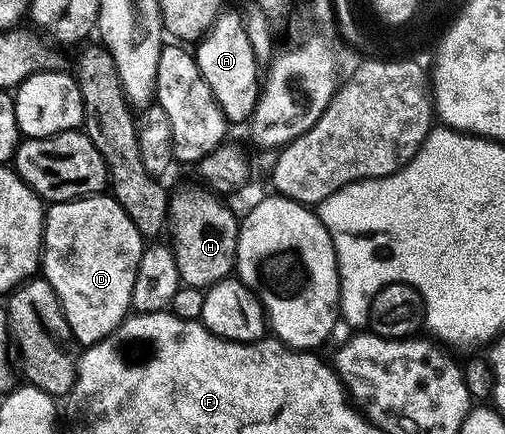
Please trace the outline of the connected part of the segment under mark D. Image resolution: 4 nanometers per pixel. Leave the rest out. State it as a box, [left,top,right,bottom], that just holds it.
[41,195,145,347]

